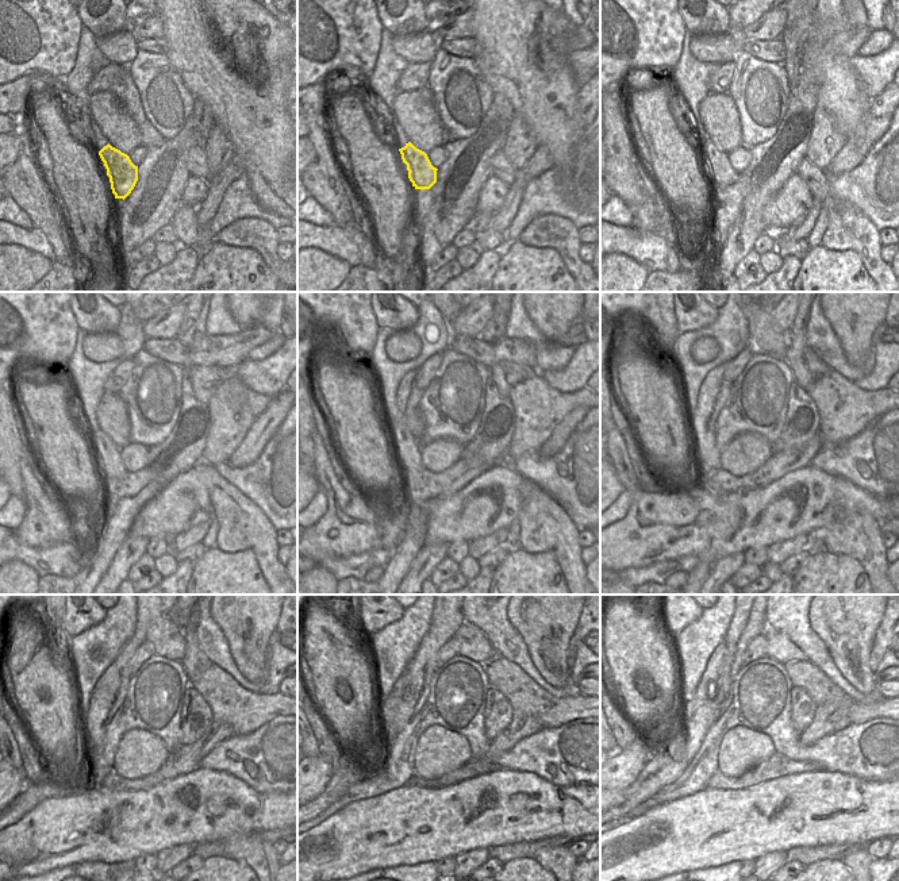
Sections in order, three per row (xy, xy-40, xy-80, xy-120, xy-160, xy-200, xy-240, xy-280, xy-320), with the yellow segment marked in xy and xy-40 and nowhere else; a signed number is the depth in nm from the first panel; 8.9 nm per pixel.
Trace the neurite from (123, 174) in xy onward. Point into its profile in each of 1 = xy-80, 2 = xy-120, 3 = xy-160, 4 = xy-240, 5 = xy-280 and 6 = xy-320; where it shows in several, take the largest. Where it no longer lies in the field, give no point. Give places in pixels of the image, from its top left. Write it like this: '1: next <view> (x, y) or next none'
1: next xy-80 (719, 169)
2: next xy-120 (108, 456)
3: next xy-160 (407, 447)
4: next xy-240 (99, 715)
5: next xy-280 (445, 622)
6: next xy-320 (748, 622)

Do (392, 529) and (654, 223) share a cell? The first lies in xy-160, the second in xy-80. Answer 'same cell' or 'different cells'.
same cell

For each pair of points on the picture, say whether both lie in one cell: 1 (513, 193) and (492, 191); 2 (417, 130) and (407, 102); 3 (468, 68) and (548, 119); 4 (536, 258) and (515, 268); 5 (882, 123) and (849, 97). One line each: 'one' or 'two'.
1: two
2: one
3: two
4: one
5: two

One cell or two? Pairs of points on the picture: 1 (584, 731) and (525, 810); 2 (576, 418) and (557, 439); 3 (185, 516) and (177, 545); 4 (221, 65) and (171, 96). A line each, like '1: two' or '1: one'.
1: two
2: one
3: two
4: two

